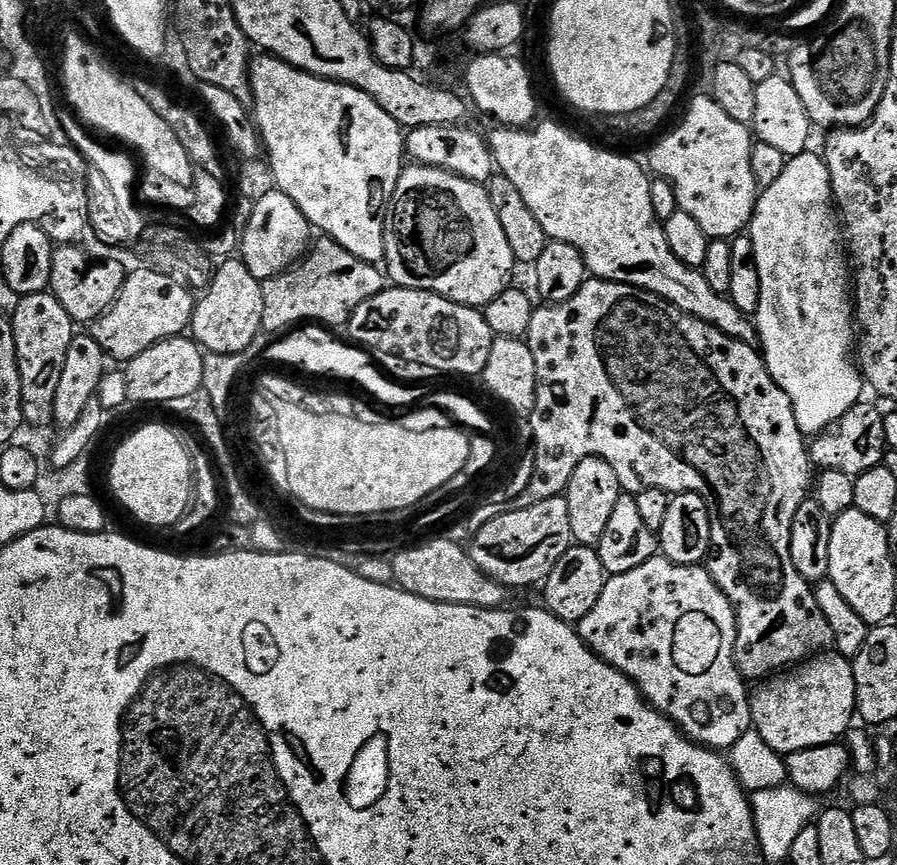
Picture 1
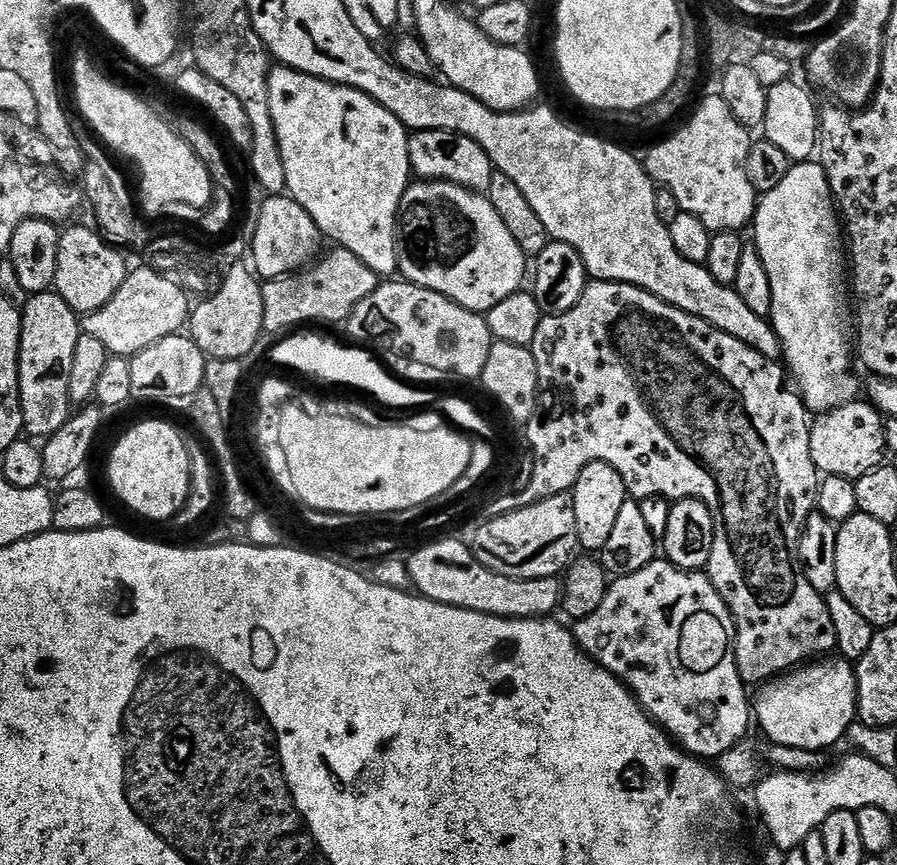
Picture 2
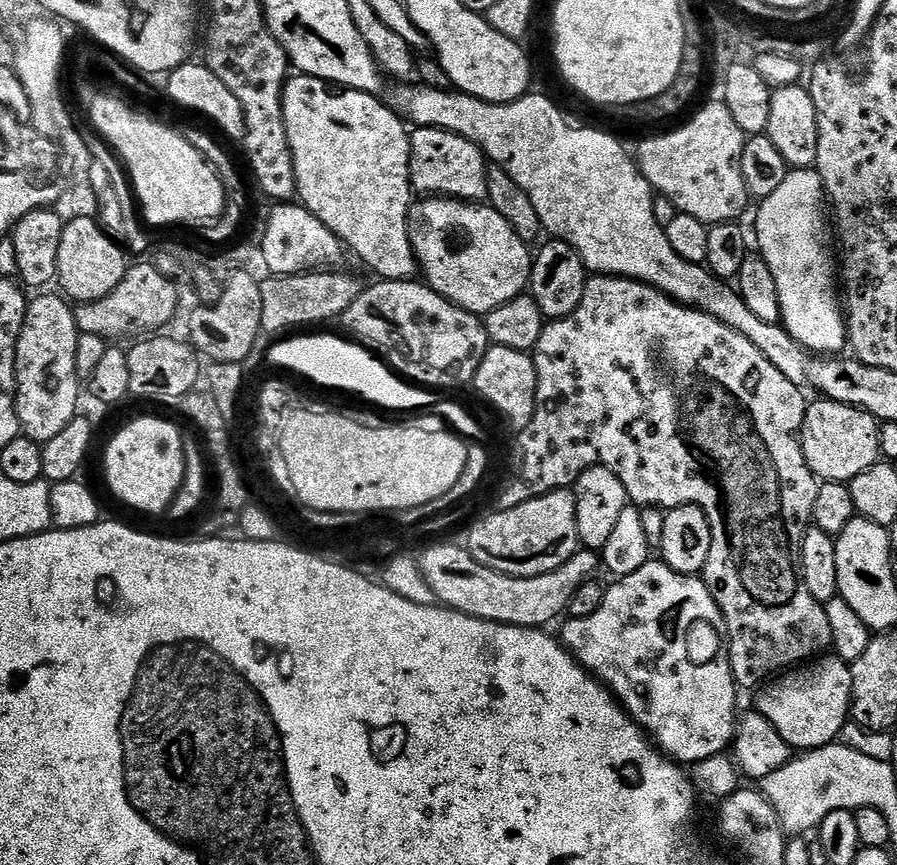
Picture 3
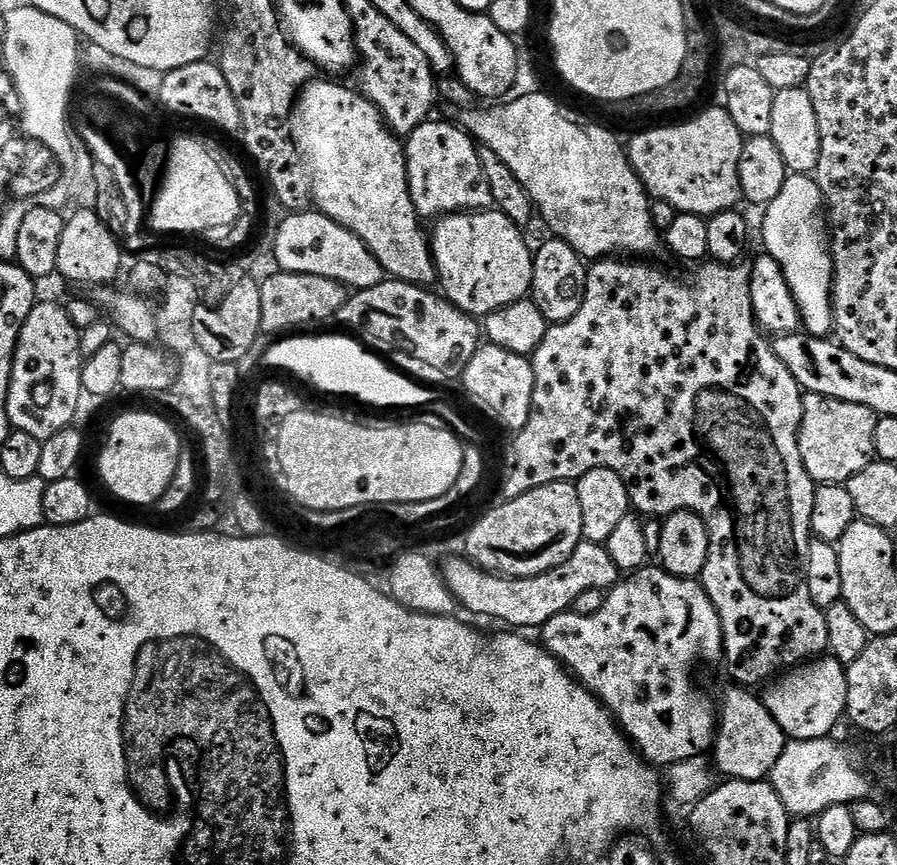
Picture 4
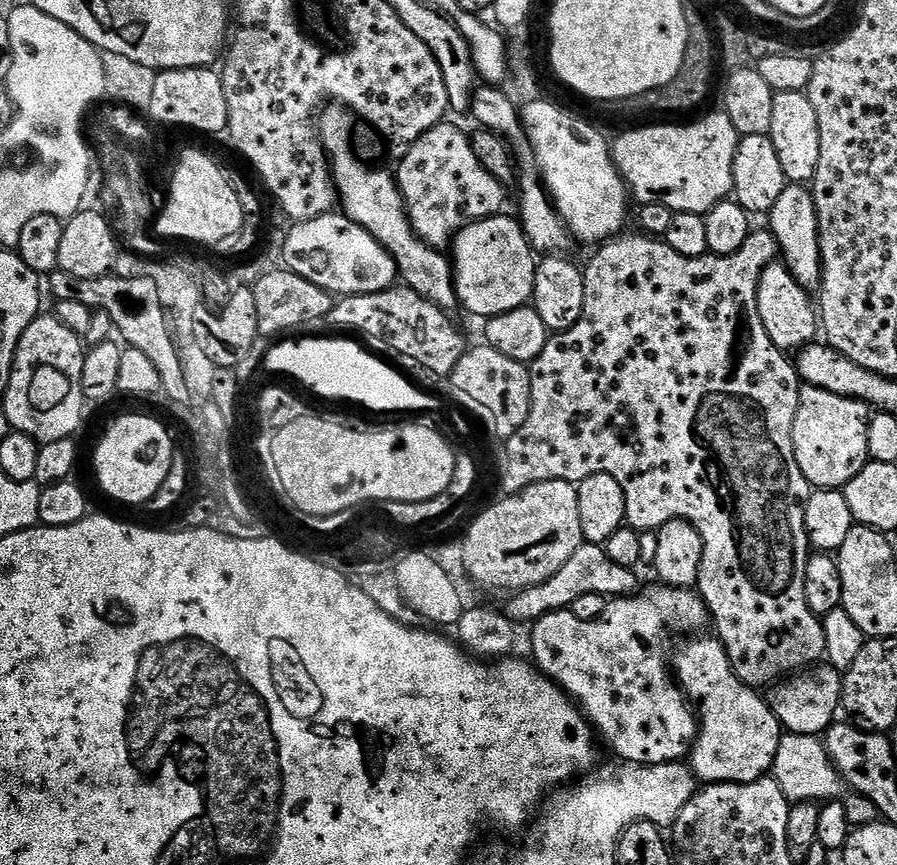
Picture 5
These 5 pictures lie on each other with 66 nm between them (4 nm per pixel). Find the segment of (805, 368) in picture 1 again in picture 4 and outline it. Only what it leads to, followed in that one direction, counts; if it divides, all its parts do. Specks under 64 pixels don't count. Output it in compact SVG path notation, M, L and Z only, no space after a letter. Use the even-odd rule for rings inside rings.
M808 174L789 175L788 181L782 186L782 194L774 198L763 209L764 212L764 248L763 251L778 262L782 274L786 276L786 286L790 286L790 294L794 294L794 302L800 311L800 322L803 331L810 336L827 337L833 331L832 323L832 242L828 217L822 198L822 190L818 190L815 179Z

